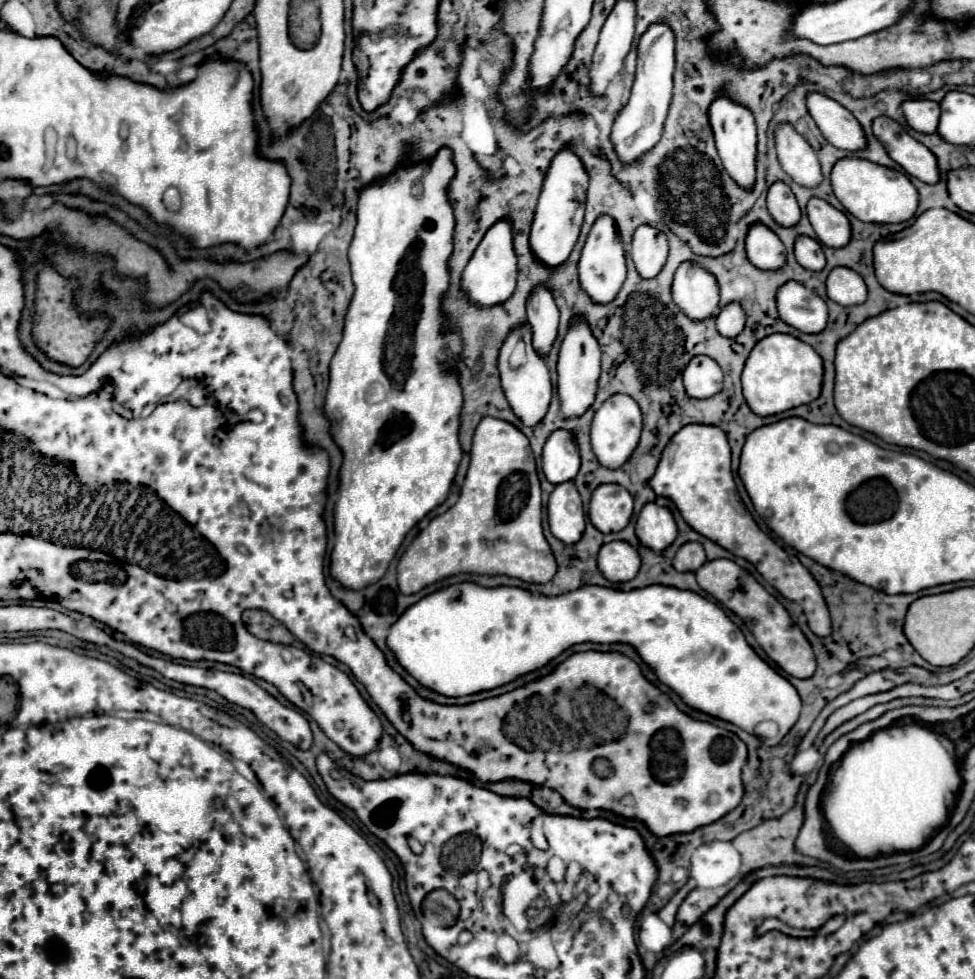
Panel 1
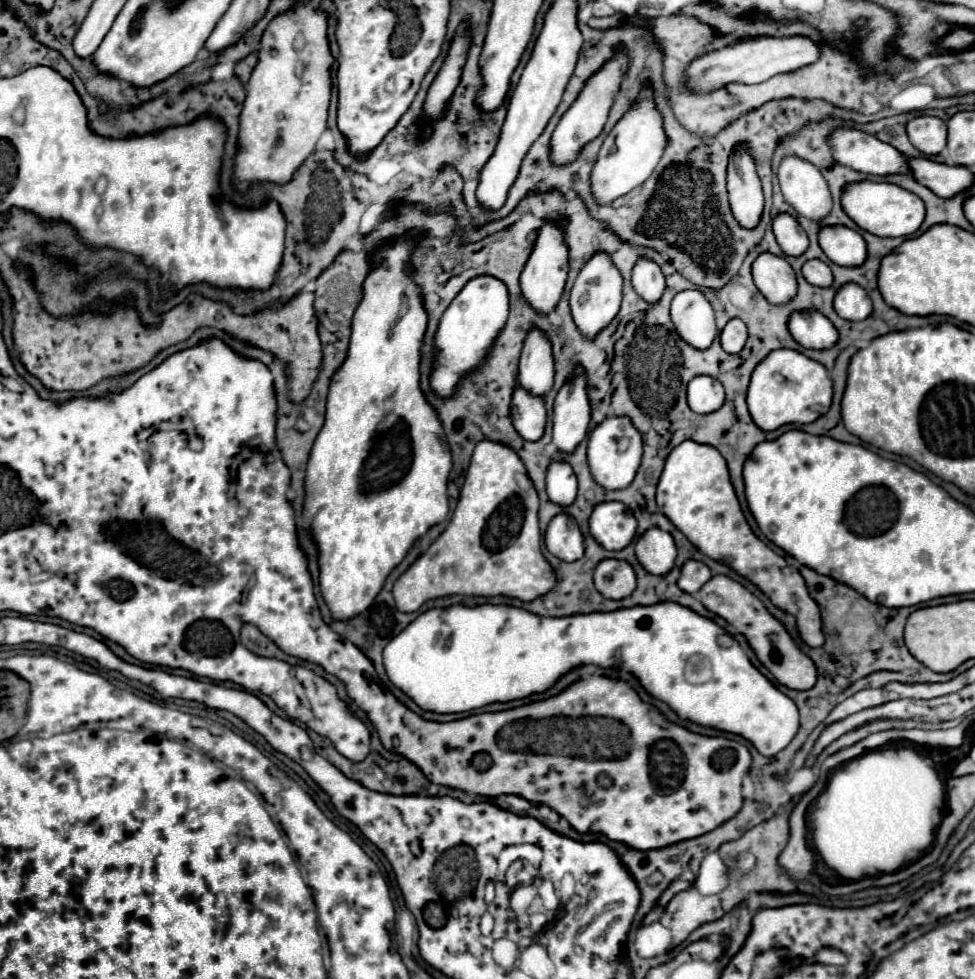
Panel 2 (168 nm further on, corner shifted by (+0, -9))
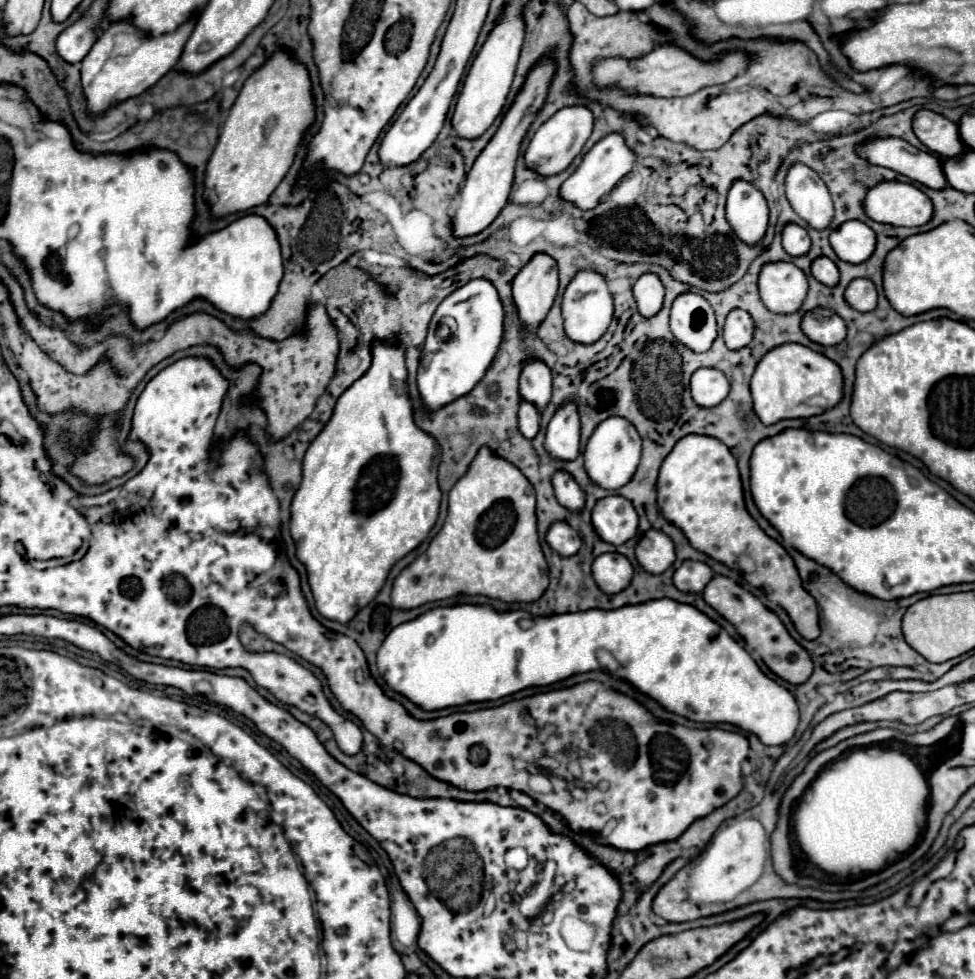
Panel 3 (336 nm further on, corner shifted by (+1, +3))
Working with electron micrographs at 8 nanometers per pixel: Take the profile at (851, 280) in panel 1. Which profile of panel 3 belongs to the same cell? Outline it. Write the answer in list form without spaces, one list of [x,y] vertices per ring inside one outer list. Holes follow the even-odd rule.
[[[854,279],[848,285],[844,297],[858,311],[874,311],[878,303],[878,293],[870,279]]]

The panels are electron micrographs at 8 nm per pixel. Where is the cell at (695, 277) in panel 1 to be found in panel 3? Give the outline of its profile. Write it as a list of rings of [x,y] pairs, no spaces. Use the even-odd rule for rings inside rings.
[[[684,293],[676,297],[670,311],[670,331],[676,341],[690,351],[704,353],[716,339],[716,319],[710,303],[696,295]]]

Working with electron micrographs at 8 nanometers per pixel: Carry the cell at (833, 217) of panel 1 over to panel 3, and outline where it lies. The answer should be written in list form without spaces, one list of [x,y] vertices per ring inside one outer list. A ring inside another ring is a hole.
[[[846,221],[830,235],[836,255],[852,265],[858,265],[872,257],[876,249],[876,233],[862,221]]]

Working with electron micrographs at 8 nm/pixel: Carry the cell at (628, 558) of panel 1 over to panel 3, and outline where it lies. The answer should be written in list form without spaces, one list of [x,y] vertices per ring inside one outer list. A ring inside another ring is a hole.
[[[604,553],[592,563],[594,581],[608,595],[624,591],[632,581],[632,573],[630,561],[620,553]]]

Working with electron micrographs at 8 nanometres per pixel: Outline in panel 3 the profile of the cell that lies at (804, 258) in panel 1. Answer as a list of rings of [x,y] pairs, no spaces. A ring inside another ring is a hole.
[[[818,257],[812,263],[812,275],[816,281],[820,281],[826,287],[836,287],[840,281],[840,273],[838,267],[834,265],[834,261],[830,261],[828,257]]]

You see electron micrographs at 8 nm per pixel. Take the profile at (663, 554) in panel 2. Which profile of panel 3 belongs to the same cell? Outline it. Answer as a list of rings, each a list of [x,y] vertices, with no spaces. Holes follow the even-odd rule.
[[[656,529],[648,531],[644,539],[636,547],[636,559],[644,567],[644,571],[652,575],[664,573],[676,559],[674,555],[674,543],[668,535],[658,533]]]

